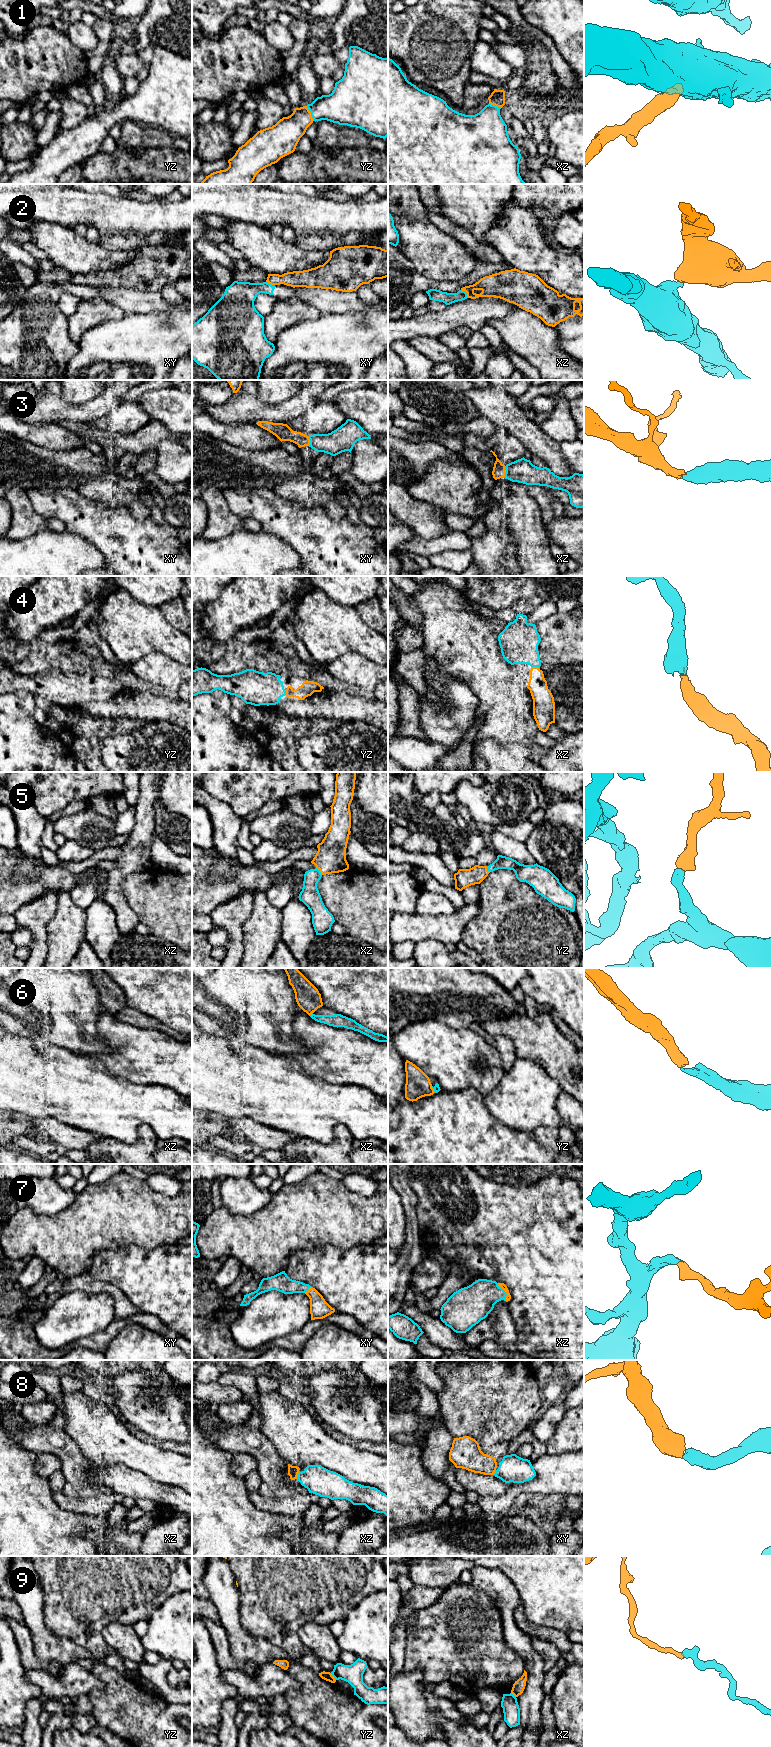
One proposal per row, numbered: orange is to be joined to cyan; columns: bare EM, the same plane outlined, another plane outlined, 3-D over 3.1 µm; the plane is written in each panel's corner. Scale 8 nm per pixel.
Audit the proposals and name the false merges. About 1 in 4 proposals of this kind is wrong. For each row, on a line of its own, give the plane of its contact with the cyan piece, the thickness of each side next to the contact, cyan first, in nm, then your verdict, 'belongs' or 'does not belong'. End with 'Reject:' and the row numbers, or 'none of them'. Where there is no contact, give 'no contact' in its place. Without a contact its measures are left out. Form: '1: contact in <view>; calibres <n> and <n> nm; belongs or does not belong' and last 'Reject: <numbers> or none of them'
1: contact in yz; calibres 280 and 220 nm; belongs
2: contact in xz; calibres 100 and 190 nm; does not belong
3: contact in xz; calibres 190 and 100 nm; belongs
4: contact in xz; calibres 320 and 160 nm; belongs
5: contact in xz; calibres 160 and 240 nm; belongs
6: contact in xz; calibres 110 and 200 nm; belongs
7: contact in xz; calibres 280 and 50 nm; belongs
8: contact in xy; calibres 220 and 220 nm; belongs
9: contact in yz; calibres 160 and 70 nm; does not belong
Reject: 2, 9

